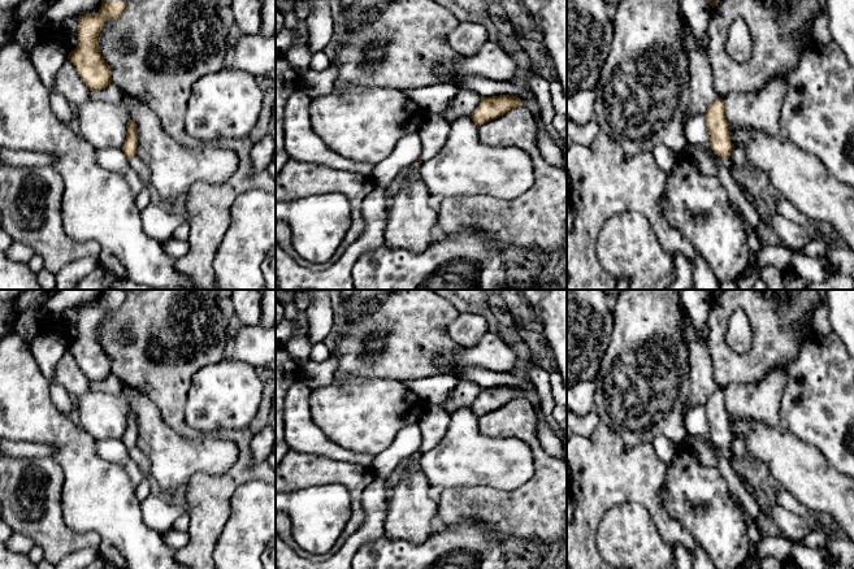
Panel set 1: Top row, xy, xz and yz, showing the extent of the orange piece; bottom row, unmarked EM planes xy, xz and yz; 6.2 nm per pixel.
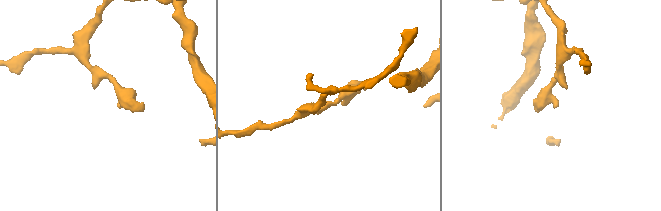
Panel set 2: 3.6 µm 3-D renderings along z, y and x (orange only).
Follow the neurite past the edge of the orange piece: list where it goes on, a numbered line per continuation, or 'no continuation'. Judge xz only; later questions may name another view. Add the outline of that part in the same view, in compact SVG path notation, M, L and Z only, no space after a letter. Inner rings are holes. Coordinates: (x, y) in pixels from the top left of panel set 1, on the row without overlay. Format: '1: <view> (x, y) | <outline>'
1: xz (412, 459) | M416 452L416 453L411 455L409 457L402 460L400 464L398 465L398 470L396 472L399 472L399 470L402 470L404 468L408 468L411 464L417 462L417 460L420 459L420 456L421 455L419 452Z

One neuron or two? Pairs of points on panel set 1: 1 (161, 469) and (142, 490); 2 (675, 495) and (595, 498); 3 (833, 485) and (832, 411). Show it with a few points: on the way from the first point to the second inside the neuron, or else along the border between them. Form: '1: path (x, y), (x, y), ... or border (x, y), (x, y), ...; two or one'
1: border (141, 450), (147, 460), (152, 478); two
2: border (664, 465), (663, 504), (679, 521); two
3: border (811, 446), (840, 472); two

